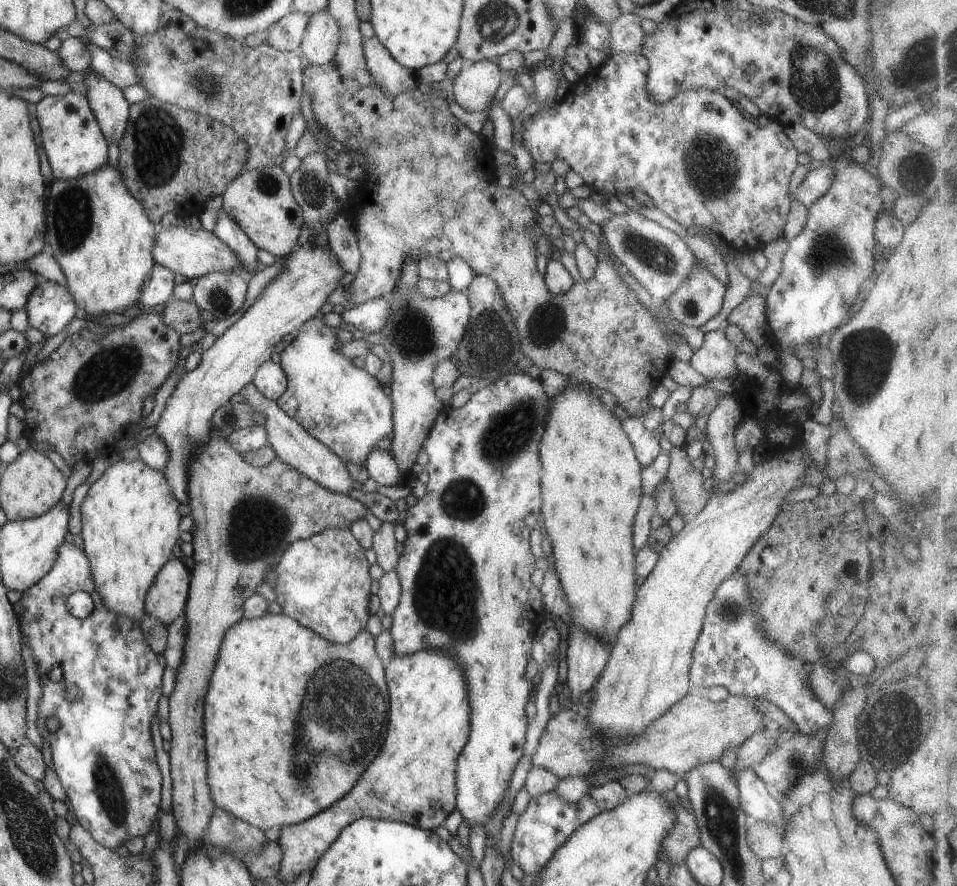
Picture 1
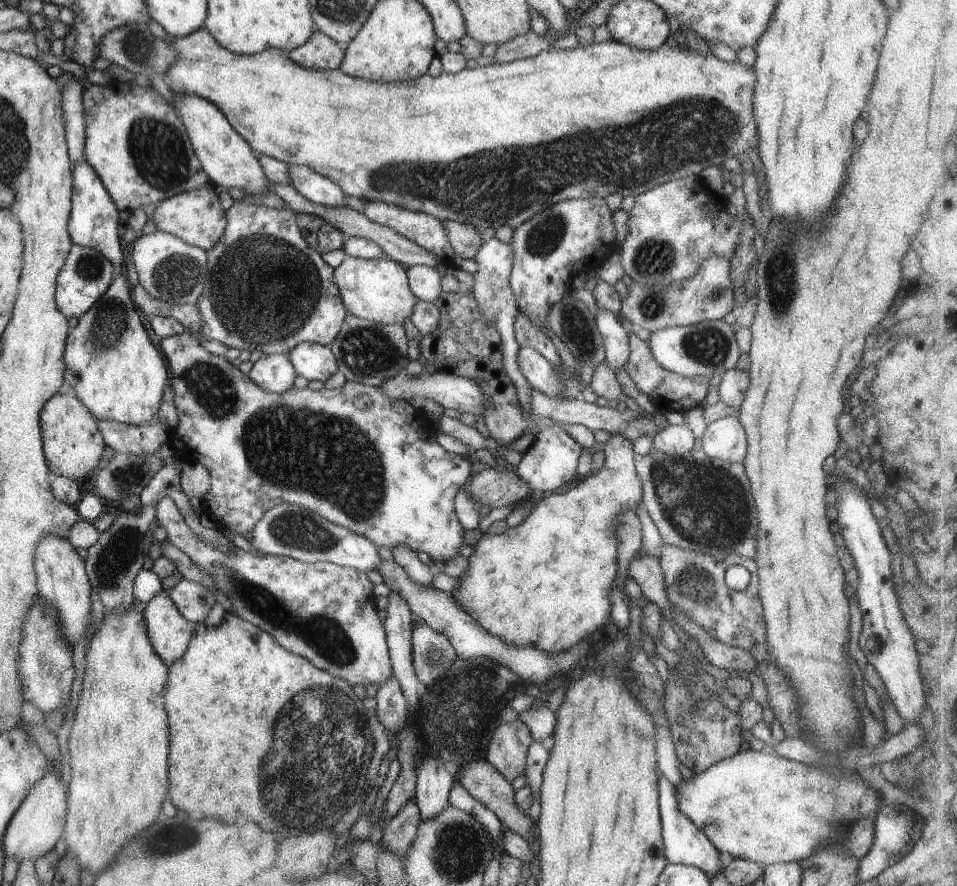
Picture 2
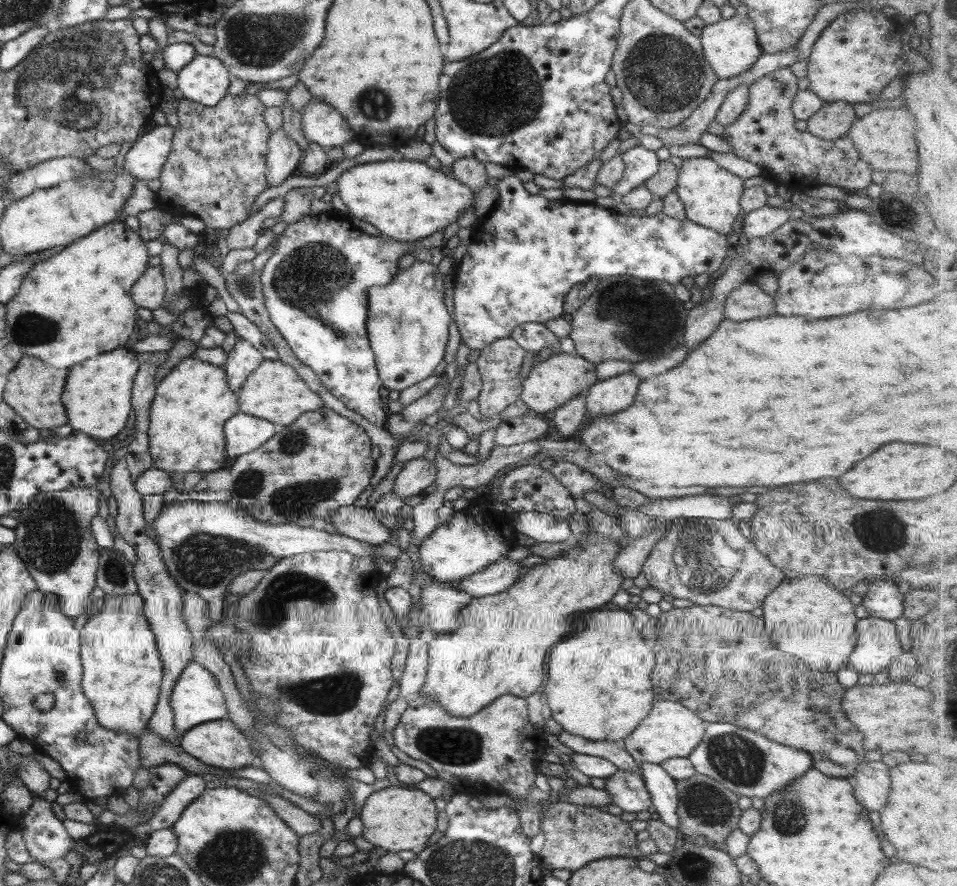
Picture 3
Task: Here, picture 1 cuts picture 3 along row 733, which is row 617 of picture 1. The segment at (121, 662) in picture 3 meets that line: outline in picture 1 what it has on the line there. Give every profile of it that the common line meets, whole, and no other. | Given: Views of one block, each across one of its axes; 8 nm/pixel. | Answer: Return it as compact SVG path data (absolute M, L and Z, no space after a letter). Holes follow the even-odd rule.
M120 458L113 464L110 464L97 478L87 490L87 493L83 497L83 500L79 506L79 512L81 517L81 540L83 540L83 552L87 558L87 564L89 564L89 570L91 570L91 578L93 578L93 586L95 586L95 592L99 594L96 598L100 601L107 610L111 610L113 614L119 614L119 616L127 616L131 620L135 620L139 623L141 616L144 612L144 598L146 596L147 589L151 586L155 574L161 566L163 566L167 560L172 557L171 549L175 544L179 544L179 513L178 513L179 502L173 498L171 488L167 486L167 478L163 476L161 470L153 470L153 468L147 468L141 458L137 458L133 461L127 461Z

